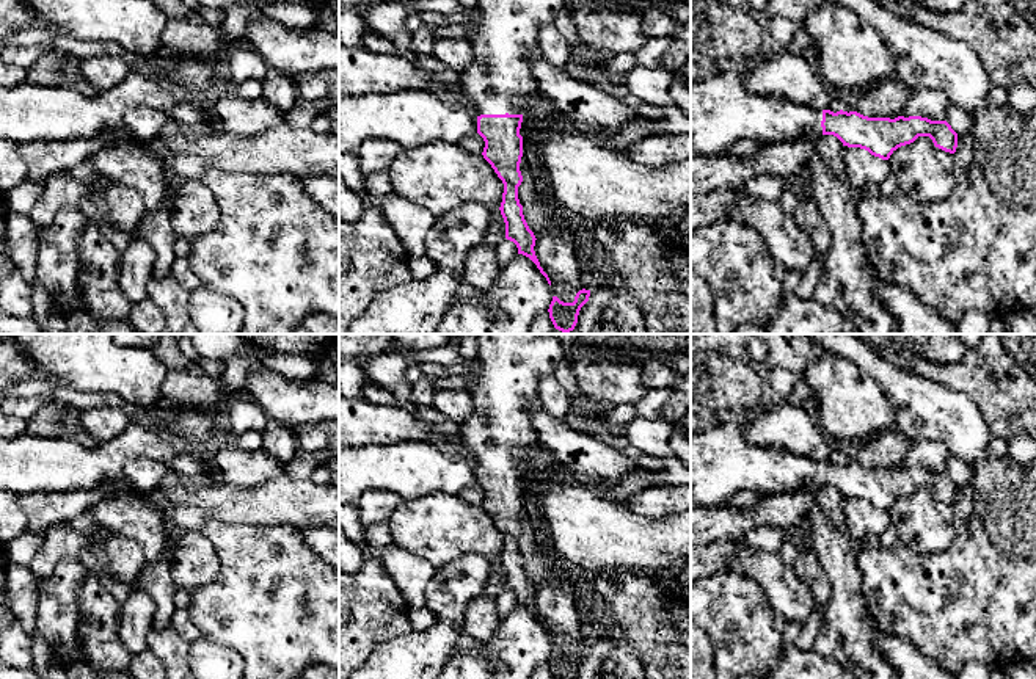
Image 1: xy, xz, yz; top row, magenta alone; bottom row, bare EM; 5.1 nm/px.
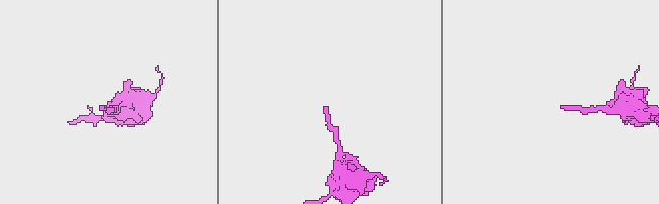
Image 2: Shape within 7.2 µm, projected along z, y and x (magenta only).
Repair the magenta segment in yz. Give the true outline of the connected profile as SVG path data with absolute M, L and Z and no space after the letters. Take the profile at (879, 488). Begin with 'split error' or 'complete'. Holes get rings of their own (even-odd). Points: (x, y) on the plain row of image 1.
split error; M730 422L691 434L691 507L725 505L741 489L764 497L801 491L808 483L818 489L834 486L843 497L865 500L882 511L918 488L929 488L936 499L950 505L958 499L958 485L947 472L815 461L752 444L744 427Z

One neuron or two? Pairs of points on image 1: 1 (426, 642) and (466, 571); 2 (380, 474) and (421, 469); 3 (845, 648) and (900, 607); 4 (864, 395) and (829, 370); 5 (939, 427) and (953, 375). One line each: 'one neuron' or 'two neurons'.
1: one neuron
2: one neuron
3: two neurons
4: one neuron
5: two neurons

